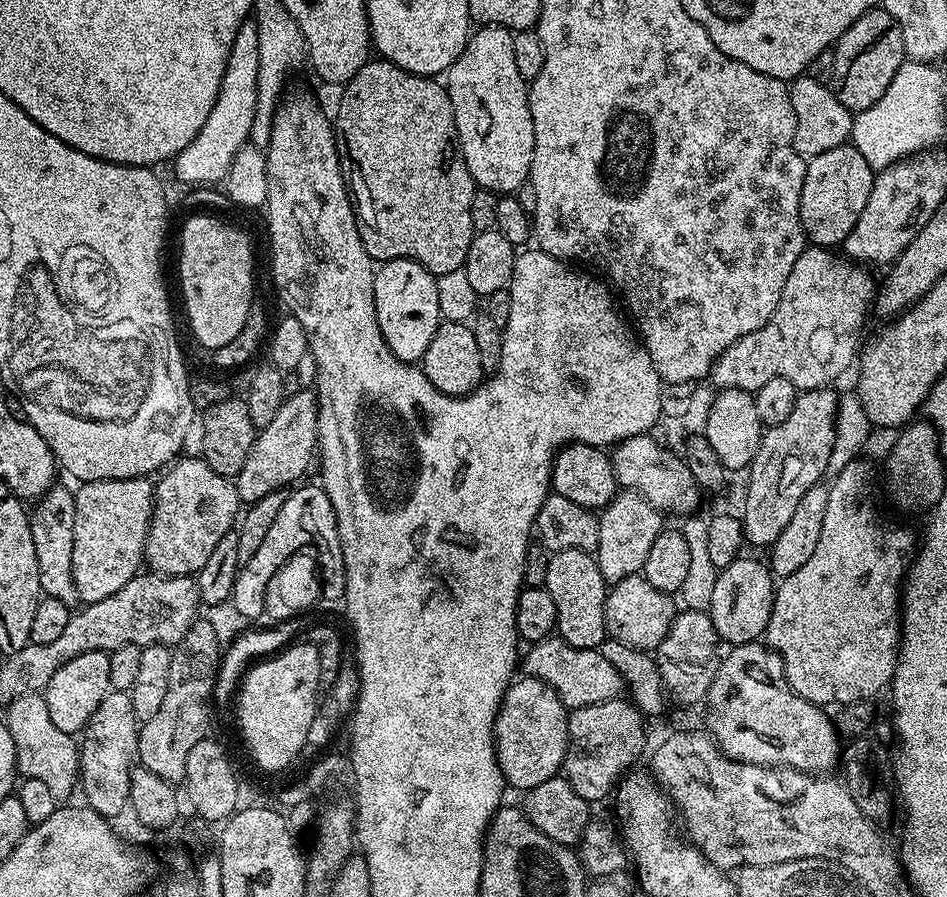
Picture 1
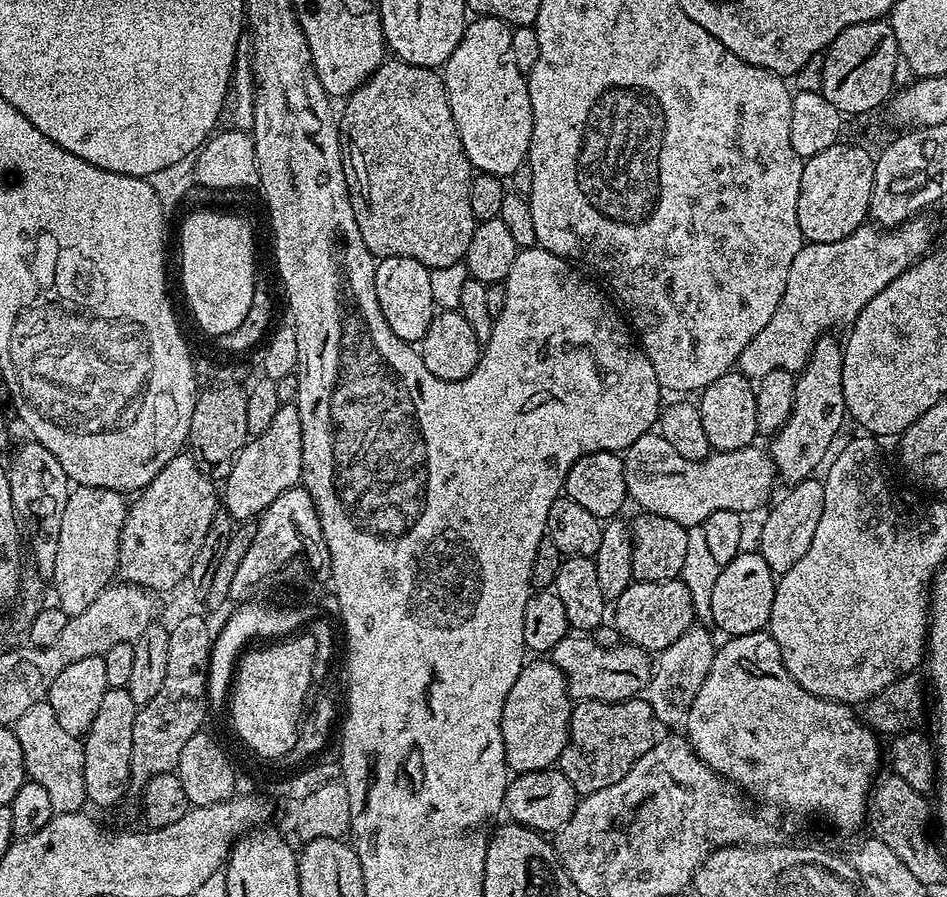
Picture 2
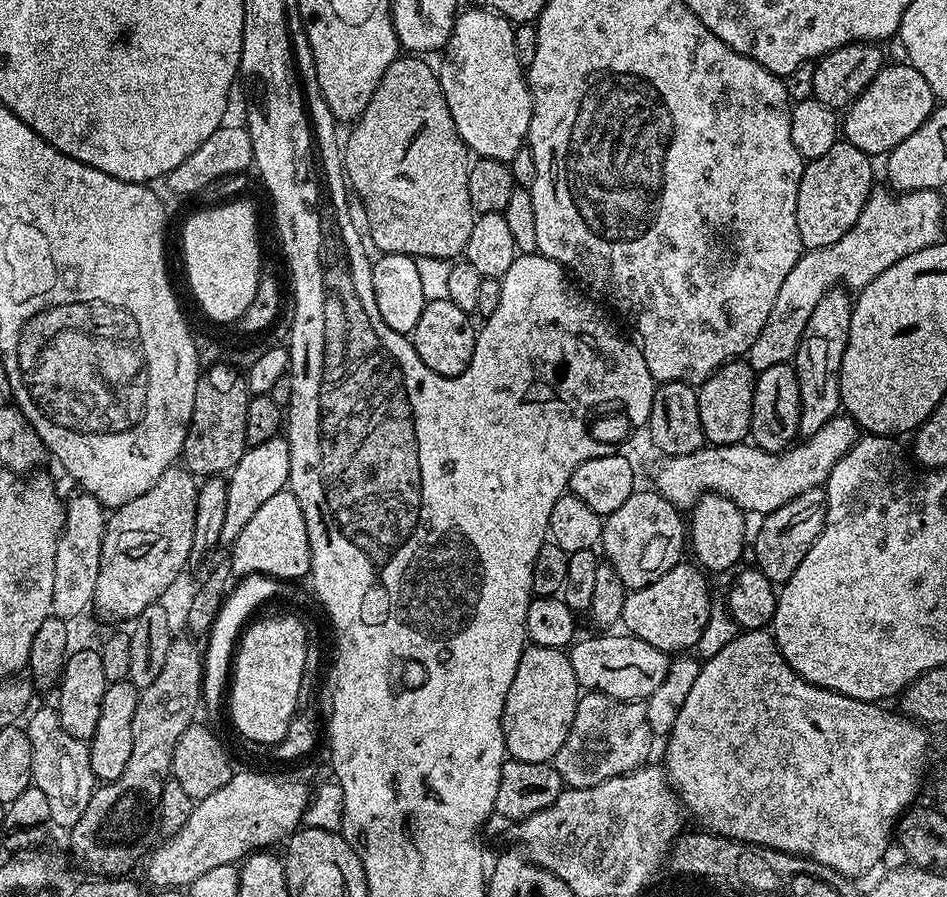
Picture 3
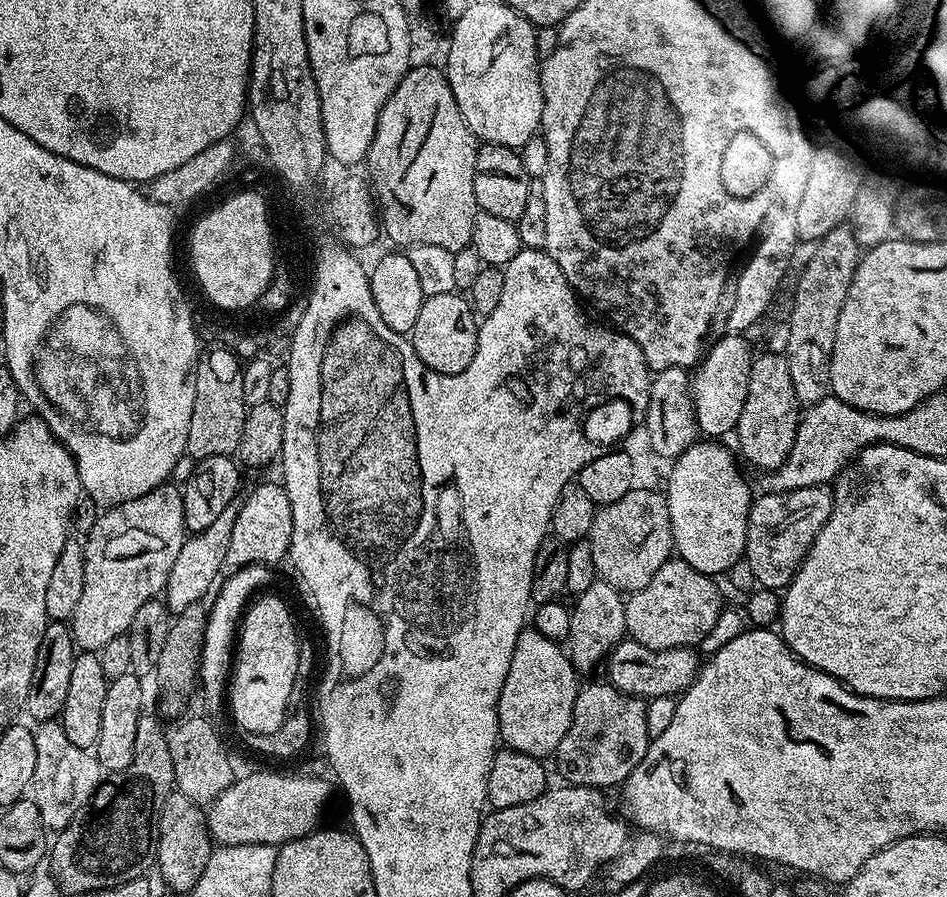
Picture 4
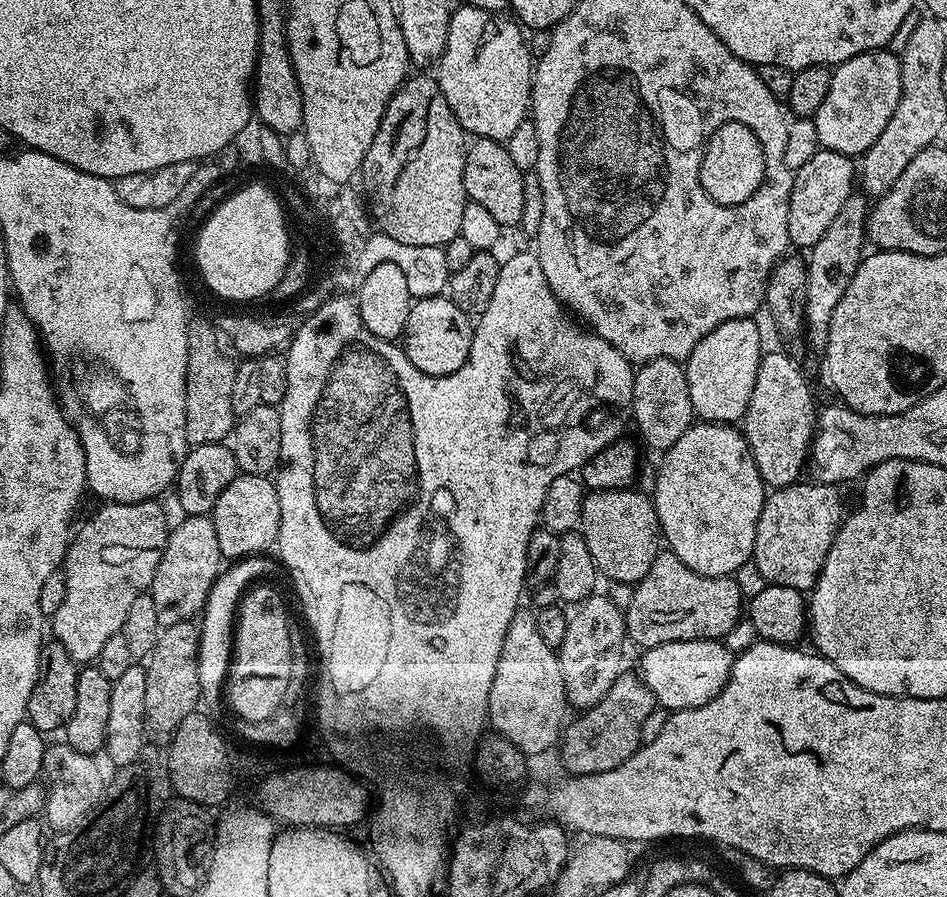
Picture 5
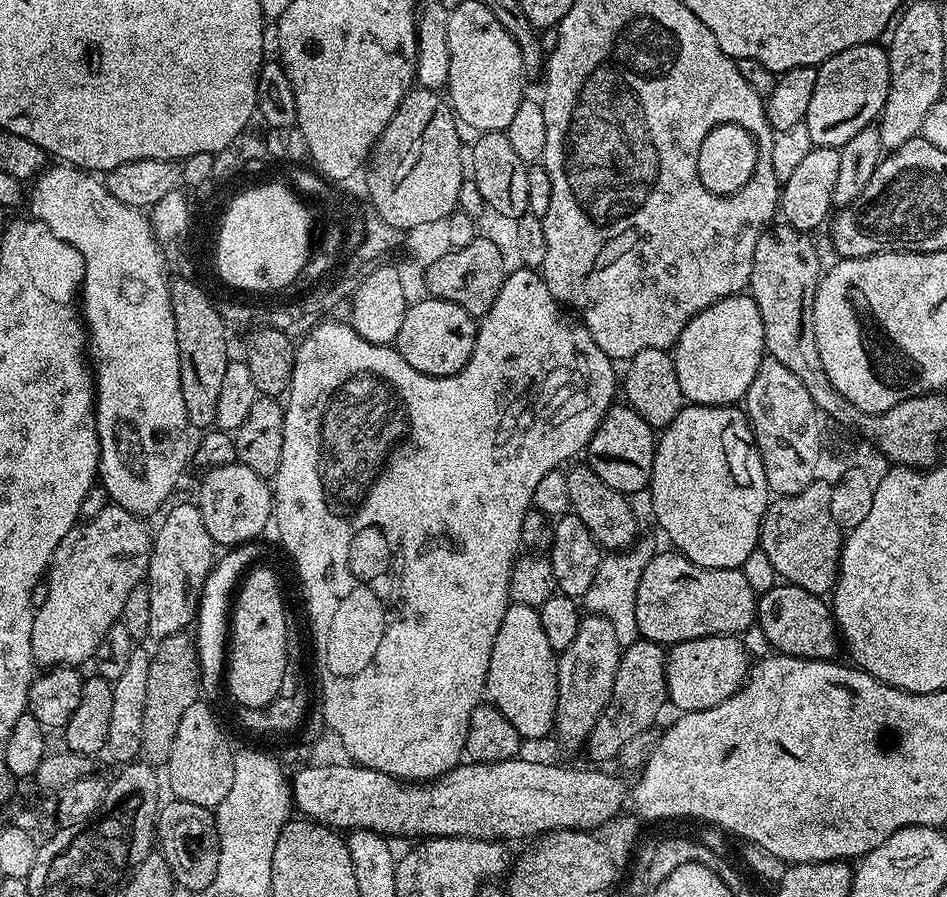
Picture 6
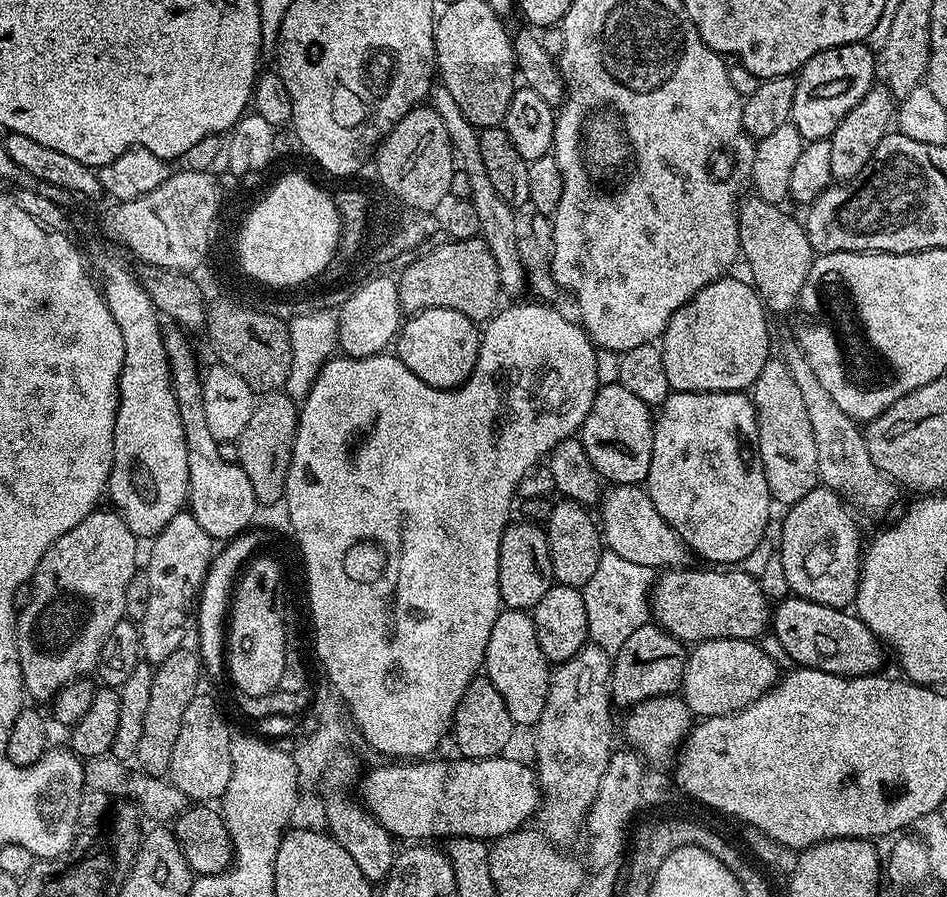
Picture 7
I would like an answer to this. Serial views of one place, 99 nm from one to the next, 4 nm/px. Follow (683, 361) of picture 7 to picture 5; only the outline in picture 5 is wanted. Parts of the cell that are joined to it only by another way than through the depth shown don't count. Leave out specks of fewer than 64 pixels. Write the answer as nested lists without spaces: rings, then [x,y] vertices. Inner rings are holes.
[[[746,316],[722,322],[722,326],[710,330],[689,354],[684,364],[686,386],[690,390],[693,413],[701,421],[730,425],[743,421],[750,406],[750,394],[754,394],[754,378],[758,378],[762,355],[760,328],[756,322]]]

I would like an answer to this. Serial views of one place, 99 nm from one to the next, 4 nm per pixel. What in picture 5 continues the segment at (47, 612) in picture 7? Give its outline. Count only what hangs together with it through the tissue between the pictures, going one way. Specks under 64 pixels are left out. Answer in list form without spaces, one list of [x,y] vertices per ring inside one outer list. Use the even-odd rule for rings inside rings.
[[[143,500],[133,504],[105,503],[80,529],[75,529],[64,556],[62,575],[66,582],[66,594],[62,604],[50,618],[51,635],[77,662],[95,662],[102,654],[102,646],[115,632],[123,629],[126,614],[134,598],[145,595],[151,589],[154,570],[160,561],[160,552],[166,546],[170,523],[164,517],[156,500]]]

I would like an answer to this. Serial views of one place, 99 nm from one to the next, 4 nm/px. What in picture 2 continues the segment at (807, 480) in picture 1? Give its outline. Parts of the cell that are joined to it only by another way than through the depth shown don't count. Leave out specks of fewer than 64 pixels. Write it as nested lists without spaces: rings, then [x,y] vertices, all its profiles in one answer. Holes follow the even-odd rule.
[[[825,334],[816,339],[814,350],[808,356],[808,361],[803,370],[796,376],[796,389],[794,390],[794,406],[786,423],[771,437],[770,455],[776,464],[776,470],[781,481],[791,486],[807,480],[820,463],[823,465],[829,459],[833,451],[832,443],[840,432],[840,427],[846,421],[846,409],[844,407],[844,395],[842,394],[842,362],[844,361],[844,349],[841,341],[835,340],[835,335]]]

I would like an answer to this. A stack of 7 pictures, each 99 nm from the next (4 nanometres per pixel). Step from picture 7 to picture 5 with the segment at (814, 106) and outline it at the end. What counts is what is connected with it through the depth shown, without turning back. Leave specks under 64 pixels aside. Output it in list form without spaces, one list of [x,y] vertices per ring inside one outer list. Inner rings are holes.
[[[892,50],[863,52],[835,65],[831,73],[830,90],[826,90],[826,98],[822,98],[814,117],[818,142],[821,149],[859,158],[878,142],[878,134],[886,130],[886,122],[890,122],[898,106],[902,94],[900,58]]]

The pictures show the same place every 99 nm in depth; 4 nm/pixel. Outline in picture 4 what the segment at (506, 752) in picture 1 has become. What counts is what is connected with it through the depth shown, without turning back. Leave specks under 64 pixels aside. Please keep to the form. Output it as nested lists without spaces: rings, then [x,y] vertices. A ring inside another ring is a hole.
[[[535,626],[525,627],[518,634],[510,671],[498,698],[500,740],[516,752],[548,758],[566,738],[574,714],[578,691],[578,673],[571,659],[557,641],[546,638]]]

